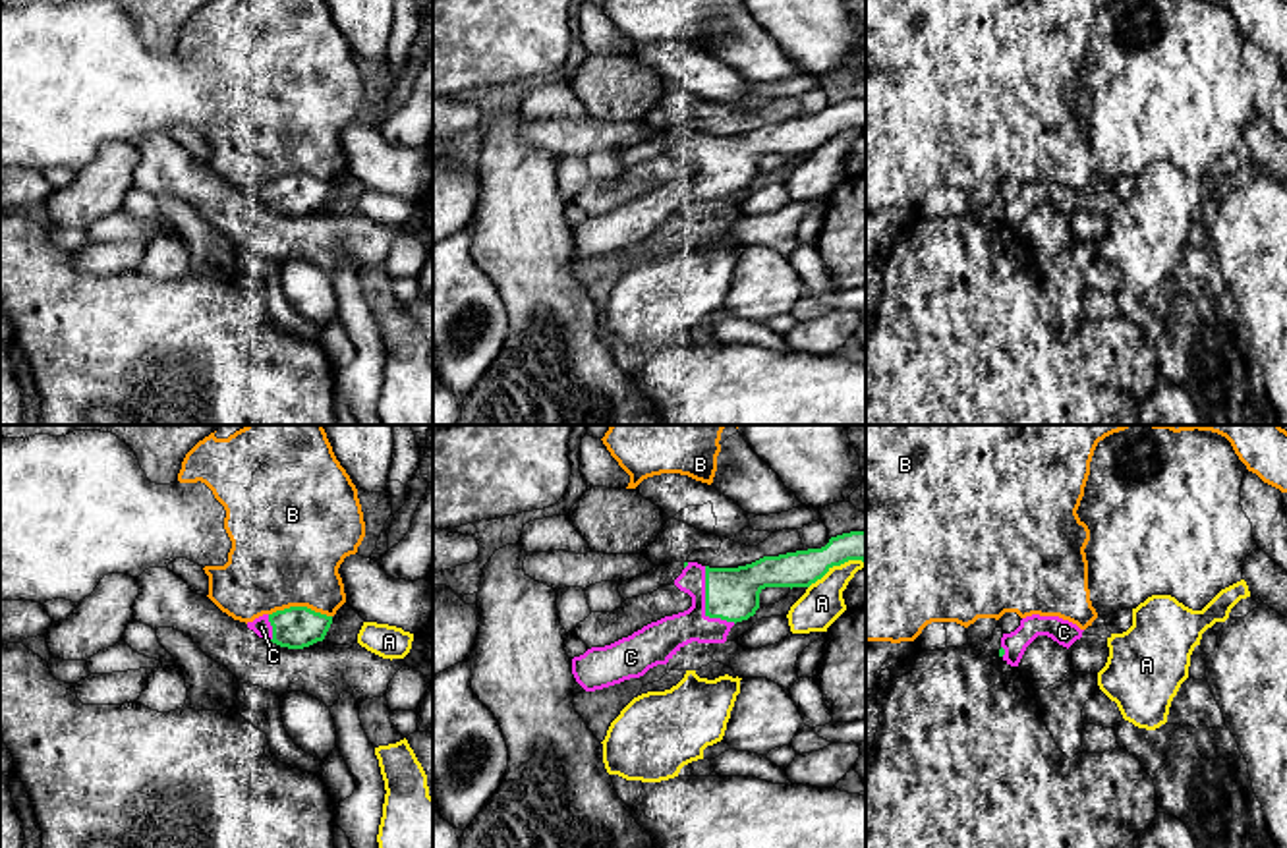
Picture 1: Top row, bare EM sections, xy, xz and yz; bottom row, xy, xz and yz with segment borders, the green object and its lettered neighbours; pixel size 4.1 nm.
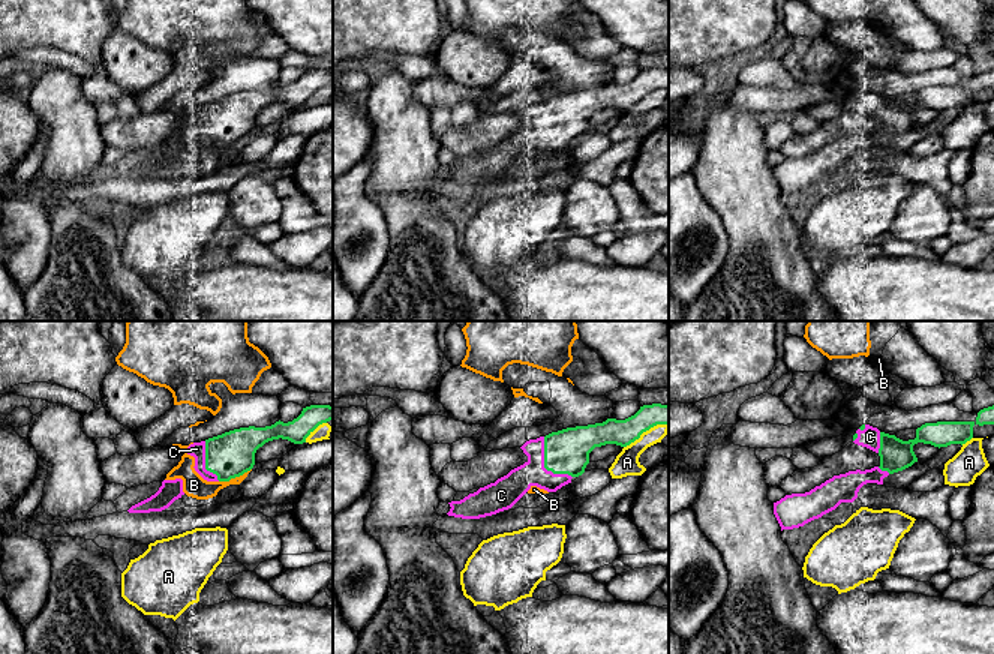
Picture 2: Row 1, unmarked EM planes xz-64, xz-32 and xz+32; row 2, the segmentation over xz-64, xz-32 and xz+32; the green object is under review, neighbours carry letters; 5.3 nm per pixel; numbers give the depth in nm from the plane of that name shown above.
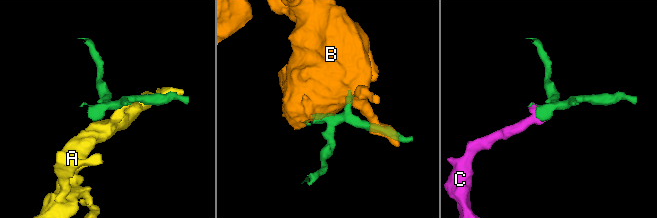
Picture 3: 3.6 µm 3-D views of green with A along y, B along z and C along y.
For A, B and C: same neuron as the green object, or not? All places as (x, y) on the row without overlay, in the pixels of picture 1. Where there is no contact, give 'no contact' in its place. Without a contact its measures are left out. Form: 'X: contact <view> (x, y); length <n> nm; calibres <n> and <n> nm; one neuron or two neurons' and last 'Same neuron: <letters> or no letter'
A: contact xz (835, 132); length 260 nm; calibres 150 and 170 nm; two neurons
B: contact xy (300, 174); length 260 nm; calibres 180 and 460 nm; two neurons
C: contact xz (706, 172); length 280 nm; calibres 220 and 160 nm; one neuron
Same neuron: C

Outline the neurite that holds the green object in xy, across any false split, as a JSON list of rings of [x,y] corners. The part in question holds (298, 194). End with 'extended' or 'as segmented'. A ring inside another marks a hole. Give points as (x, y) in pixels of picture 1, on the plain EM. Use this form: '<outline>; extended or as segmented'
[[[290,174],[259,184],[247,189],[247,195],[280,214],[303,216],[323,209],[330,191],[332,184],[315,180],[307,174]]]; extended

